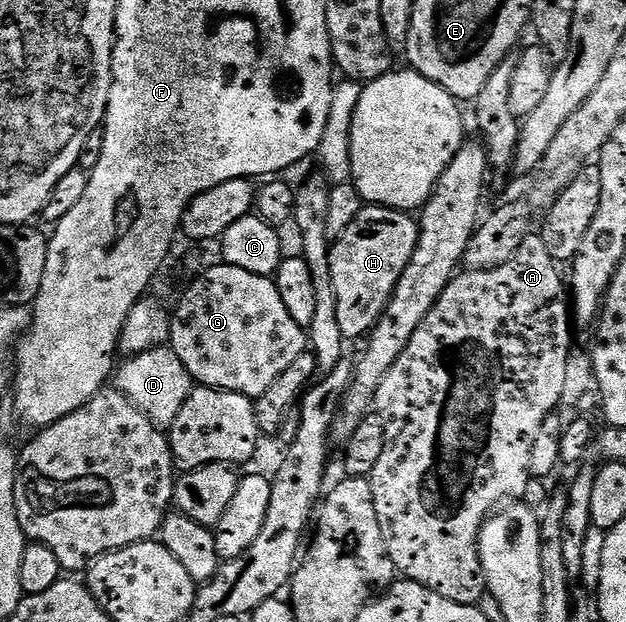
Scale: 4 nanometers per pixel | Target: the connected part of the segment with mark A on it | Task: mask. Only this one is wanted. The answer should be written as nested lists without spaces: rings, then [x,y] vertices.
[[[530,234],[523,242],[523,246],[519,246],[519,250],[515,254],[515,258],[511,258],[511,262],[503,262],[503,266],[495,266],[489,270],[468,270],[458,271],[453,281],[447,286],[447,290],[443,290],[443,294],[439,294],[439,298],[435,302],[435,306],[431,306],[431,310],[427,314],[427,318],[423,318],[423,322],[419,322],[419,330],[415,330],[415,334],[411,334],[411,342],[407,342],[407,350],[403,350],[403,354],[399,354],[399,358],[395,358],[395,366],[391,366],[391,370],[387,370],[387,378],[383,378],[383,382],[379,382],[379,390],[375,401],[376,415],[385,419],[385,441],[383,442],[383,455],[379,458],[379,462],[375,466],[375,470],[367,478],[371,486],[371,494],[375,502],[375,514],[379,514],[379,526],[383,530],[383,542],[387,546],[387,554],[391,558],[394,569],[404,579],[414,580],[423,586],[427,586],[435,594],[439,594],[443,598],[447,598],[451,602],[459,602],[460,604],[476,605],[477,599],[482,595],[486,595],[485,575],[483,574],[483,566],[481,565],[481,554],[477,549],[477,540],[481,537],[481,528],[489,519],[491,513],[498,506],[504,505],[510,498],[521,498],[525,491],[529,488],[531,477],[531,449],[535,447],[535,437],[539,435],[539,430],[543,426],[543,422],[549,416],[554,415],[558,411],[561,399],[563,398],[563,385],[566,383],[567,362],[571,352],[574,351],[573,332],[569,329],[571,325],[571,300],[567,295],[567,280],[559,269],[558,261],[551,258],[551,254],[547,254],[547,246],[543,246],[540,235]]]

